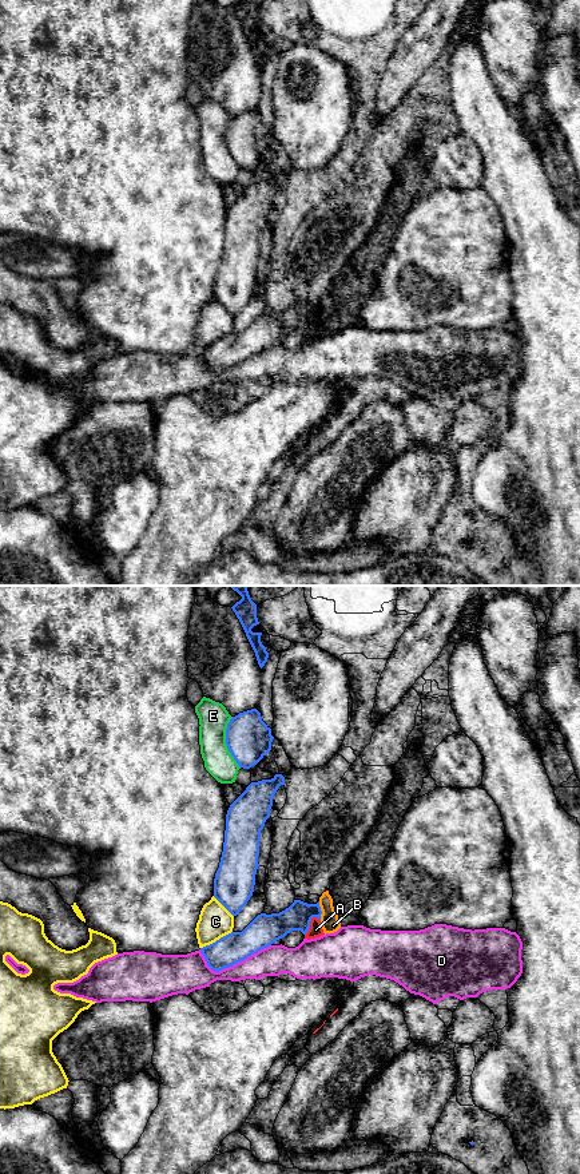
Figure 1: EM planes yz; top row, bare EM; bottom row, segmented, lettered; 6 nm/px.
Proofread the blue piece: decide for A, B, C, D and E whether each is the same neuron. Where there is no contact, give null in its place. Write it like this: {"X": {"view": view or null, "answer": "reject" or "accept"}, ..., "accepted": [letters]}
{"A": {"view": "yz", "answer": "reject"}, "B": {"view": "yz", "answer": "reject"}, "C": {"view": "yz", "answer": "reject"}, "D": {"view": "yz", "answer": "reject"}, "E": {"view": "yz", "answer": "reject"}, "accepted": []}

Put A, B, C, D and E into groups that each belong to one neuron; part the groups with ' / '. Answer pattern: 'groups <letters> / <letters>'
groups A B / C / D / E

